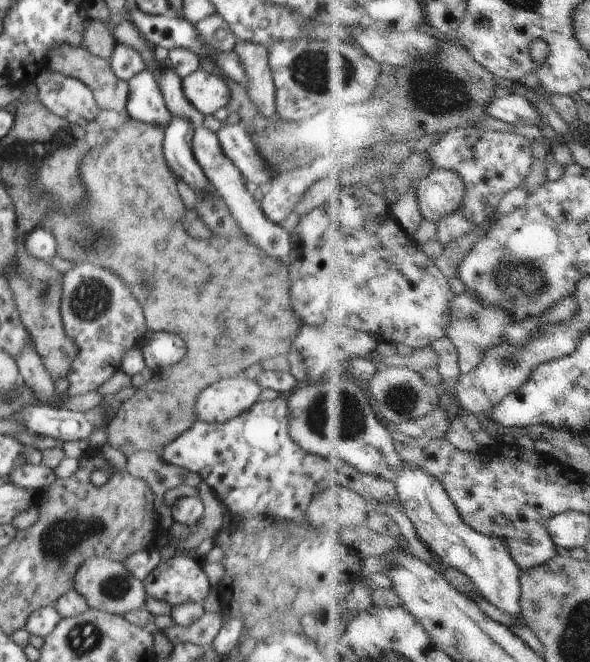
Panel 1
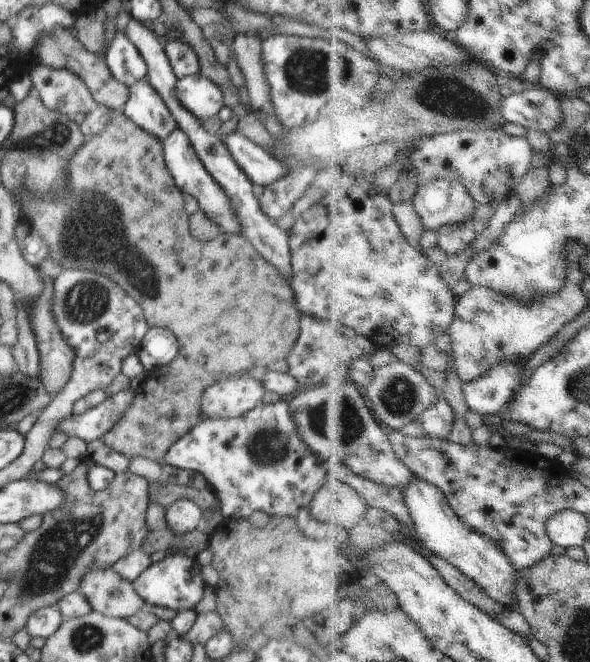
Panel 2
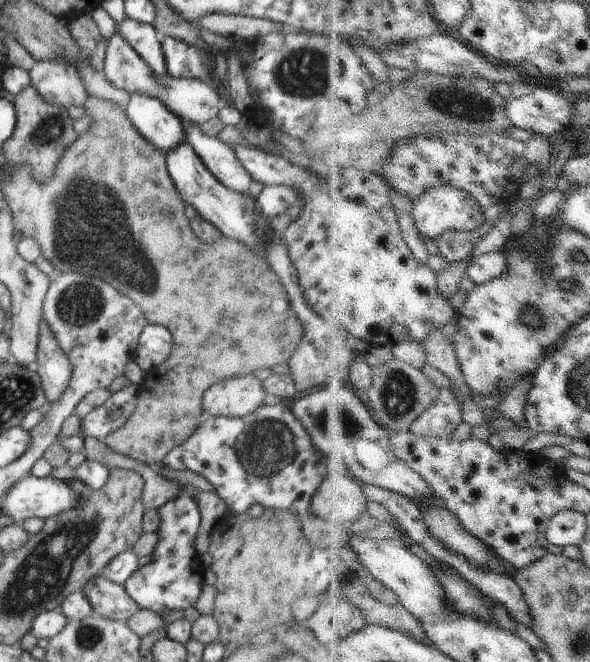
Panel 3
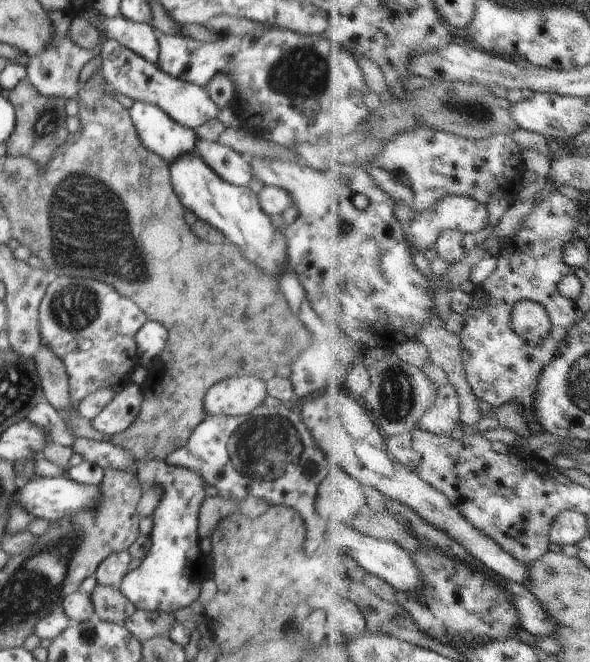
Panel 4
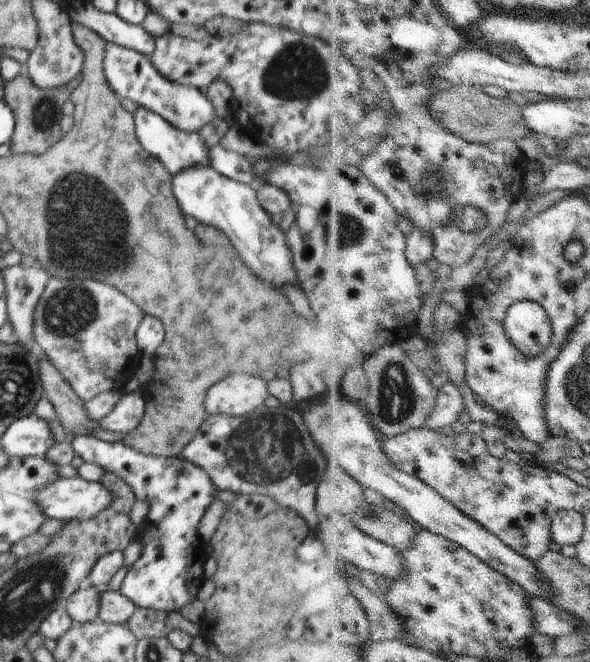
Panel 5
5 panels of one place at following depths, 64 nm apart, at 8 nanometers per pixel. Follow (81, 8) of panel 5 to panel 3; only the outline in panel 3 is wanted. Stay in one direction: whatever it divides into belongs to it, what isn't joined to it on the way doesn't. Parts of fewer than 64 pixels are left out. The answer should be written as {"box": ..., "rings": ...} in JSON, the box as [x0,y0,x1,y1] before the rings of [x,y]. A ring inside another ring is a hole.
{"box":[116,17,168,78],"rings":[[[126,17],[122,22],[116,22],[116,32],[146,61],[156,78],[168,78],[166,60],[153,23],[138,22]]]}

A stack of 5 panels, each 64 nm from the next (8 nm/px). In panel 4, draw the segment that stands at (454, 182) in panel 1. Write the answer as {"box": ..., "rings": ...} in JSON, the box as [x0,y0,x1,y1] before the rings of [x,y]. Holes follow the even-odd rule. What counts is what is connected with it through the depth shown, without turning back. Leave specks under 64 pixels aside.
{"box":[409,194,490,254],"rings":[[[450,194],[442,202],[438,203],[436,208],[426,210],[422,214],[415,216],[412,227],[409,231],[410,248],[412,254],[417,252],[426,252],[428,248],[436,248],[438,239],[442,232],[448,229],[462,230],[464,233],[474,233],[484,230],[490,224],[489,208],[476,198],[471,196],[456,196]]]}

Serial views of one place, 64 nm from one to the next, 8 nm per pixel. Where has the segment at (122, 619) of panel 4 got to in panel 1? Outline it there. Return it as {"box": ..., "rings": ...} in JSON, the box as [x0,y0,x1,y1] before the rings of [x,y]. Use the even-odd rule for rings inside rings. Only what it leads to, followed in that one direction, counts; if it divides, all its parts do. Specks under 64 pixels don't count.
{"box":[74,556,146,616],"rings":[[[97,556],[86,560],[78,572],[74,574],[74,587],[86,599],[90,609],[124,616],[128,612],[146,607],[146,590],[142,581],[122,564],[122,561],[110,560],[104,556]]]}

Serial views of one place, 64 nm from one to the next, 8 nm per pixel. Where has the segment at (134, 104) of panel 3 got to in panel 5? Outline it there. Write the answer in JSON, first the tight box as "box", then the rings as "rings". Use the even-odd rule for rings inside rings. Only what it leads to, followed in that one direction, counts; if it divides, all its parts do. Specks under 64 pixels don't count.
{"box":[133,106,209,175],"rings":[[[138,106],[133,114],[135,122],[135,135],[138,142],[144,147],[146,152],[155,156],[164,165],[164,168],[172,175],[180,174],[184,168],[190,166],[209,166],[208,165],[208,146],[204,140],[200,138],[200,134],[196,131],[183,131],[174,128],[172,124],[168,124],[162,116]]]}

